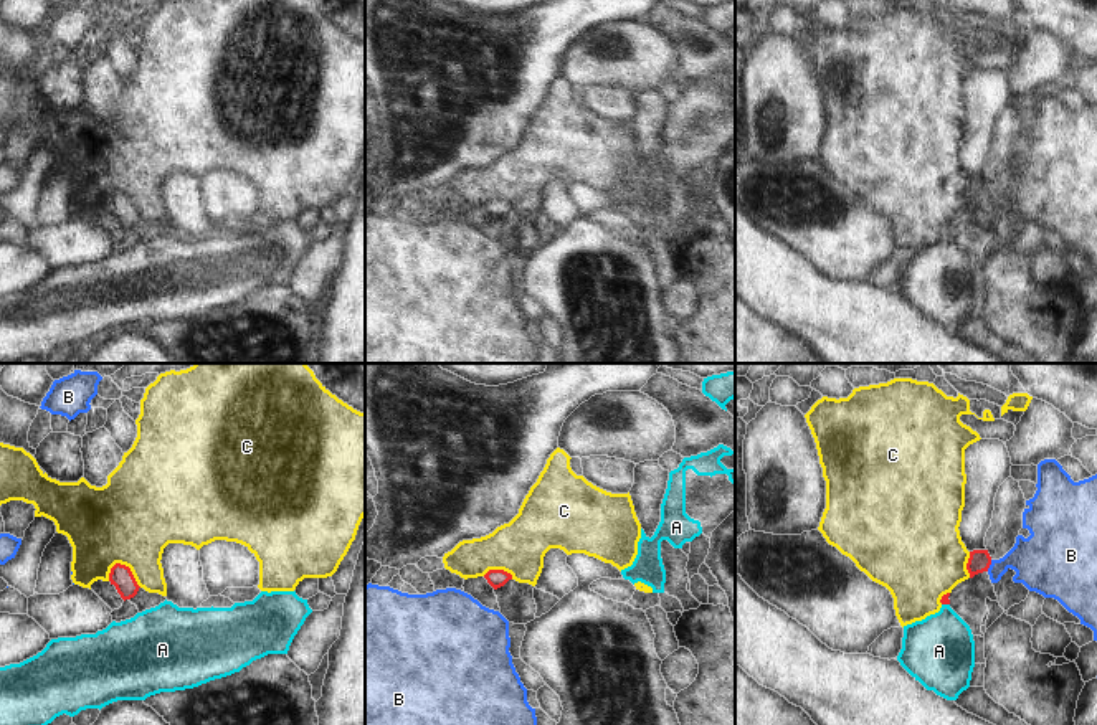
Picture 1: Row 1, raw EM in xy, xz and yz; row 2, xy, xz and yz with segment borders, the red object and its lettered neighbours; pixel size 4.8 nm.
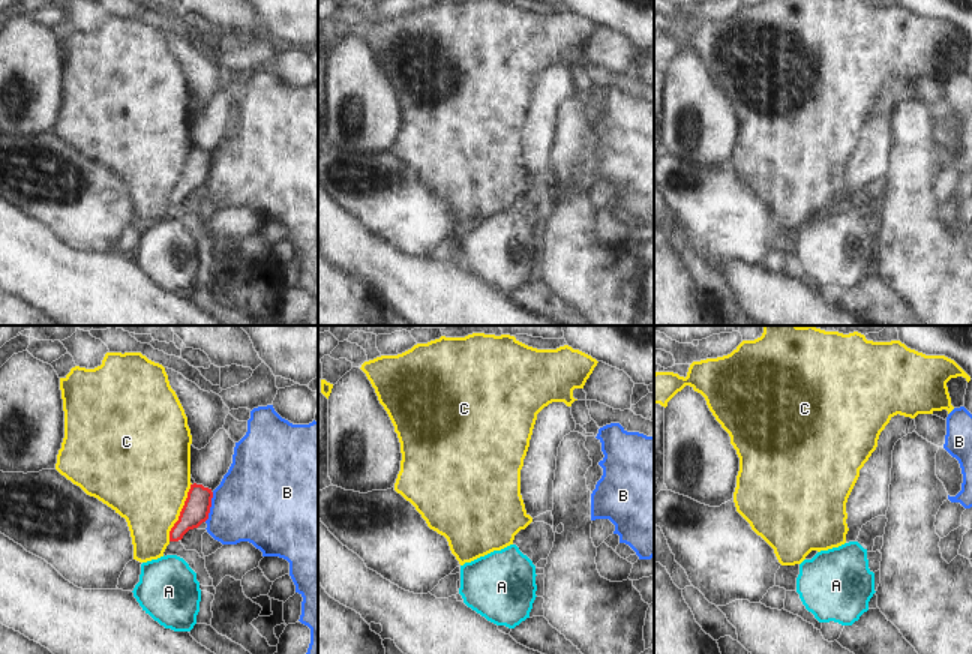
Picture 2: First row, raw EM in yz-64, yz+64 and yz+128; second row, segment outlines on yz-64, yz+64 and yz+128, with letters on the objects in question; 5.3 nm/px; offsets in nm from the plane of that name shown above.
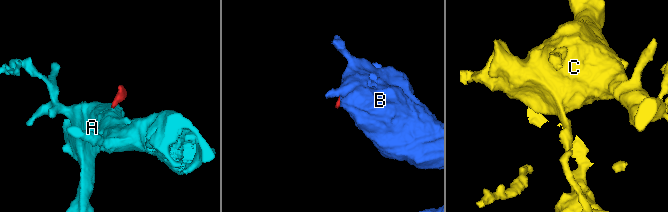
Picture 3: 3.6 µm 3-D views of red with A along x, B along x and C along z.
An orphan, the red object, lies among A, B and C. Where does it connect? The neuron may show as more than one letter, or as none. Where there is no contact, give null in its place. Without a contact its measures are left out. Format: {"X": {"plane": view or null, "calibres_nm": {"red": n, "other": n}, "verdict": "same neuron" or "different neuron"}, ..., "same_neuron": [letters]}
{"A": {"plane": "yz", "calibres_nm": {"red": 40, "other": 360}, "verdict": "same neuron"}, "B": {"plane": "yz", "calibres_nm": {"red": 110, "other": 280}, "verdict": "different neuron"}, "C": {"plane": "xy", "calibres_nm": {"red": 110, "other": 420}, "verdict": "different neuron"}, "same_neuron": ["A"]}

